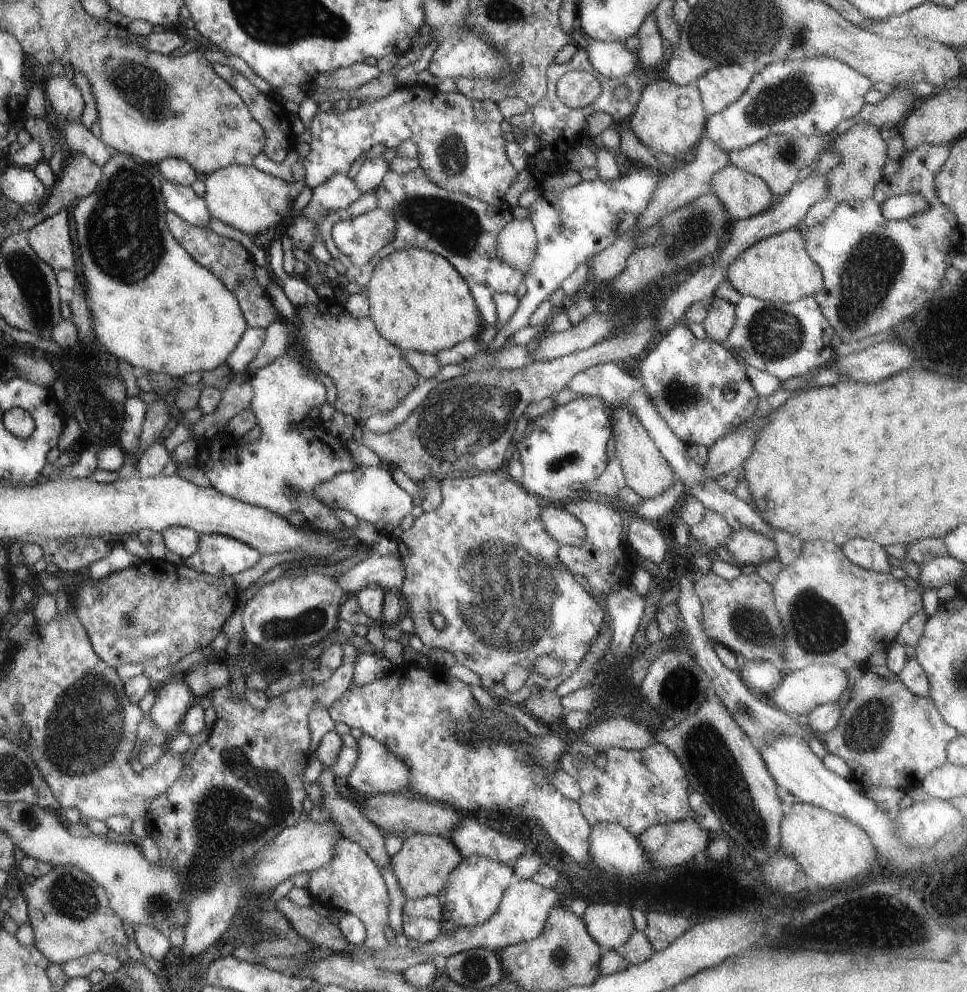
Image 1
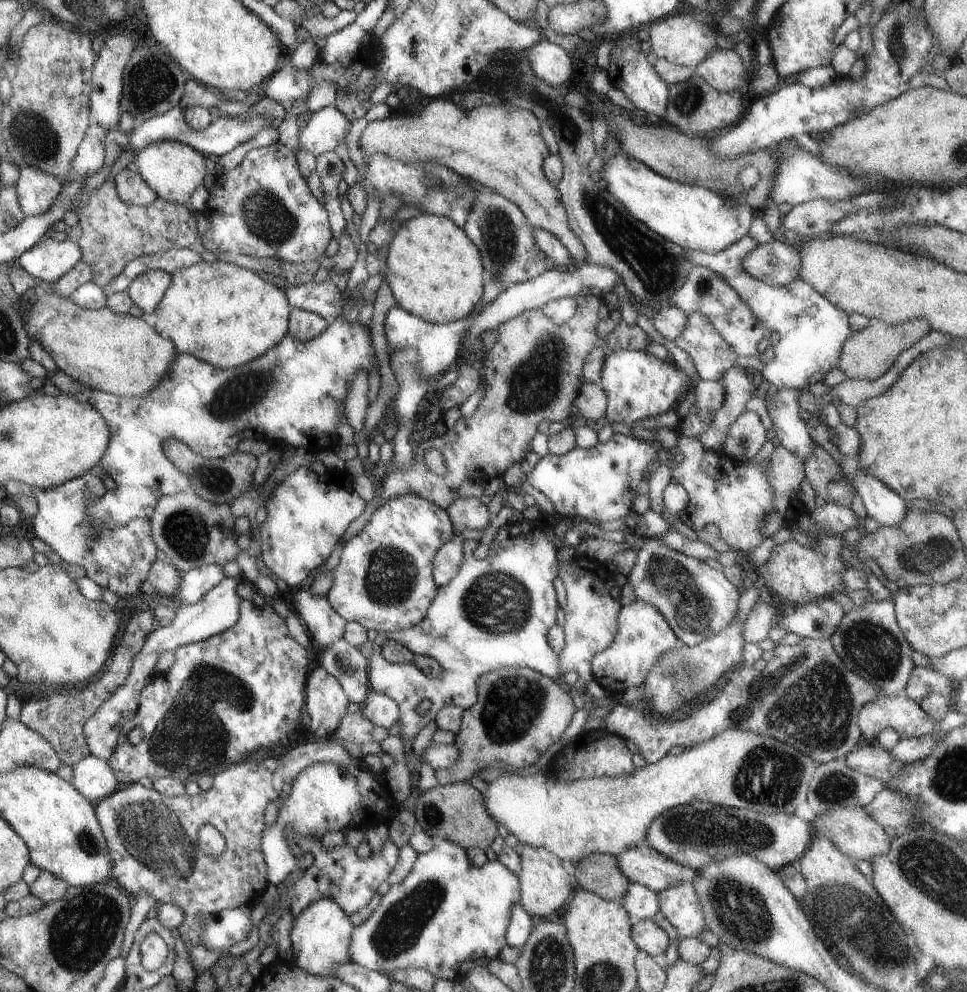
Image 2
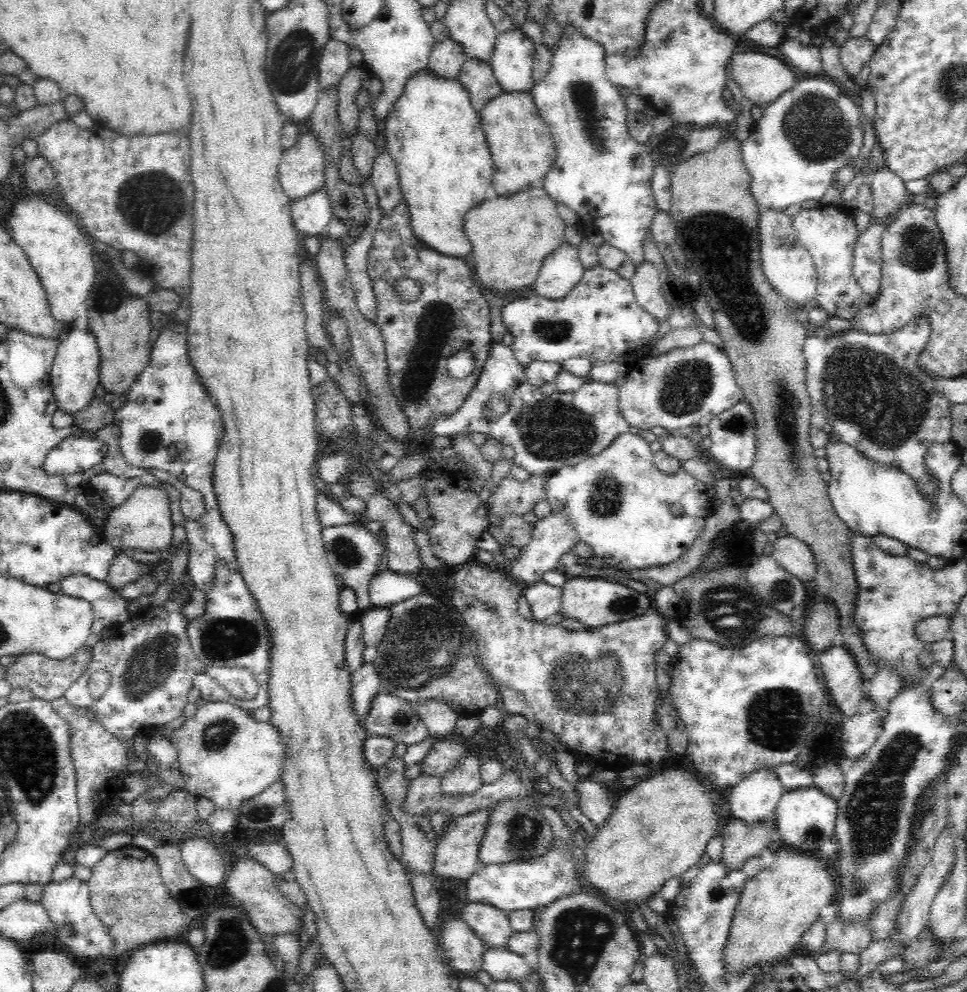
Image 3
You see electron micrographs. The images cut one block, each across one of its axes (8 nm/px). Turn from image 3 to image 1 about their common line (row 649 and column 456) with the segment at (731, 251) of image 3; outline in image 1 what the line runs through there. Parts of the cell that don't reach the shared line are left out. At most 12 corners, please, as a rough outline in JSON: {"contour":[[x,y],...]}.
{"contour":[[403,836],[391,870],[405,900],[439,896],[459,848]]}

